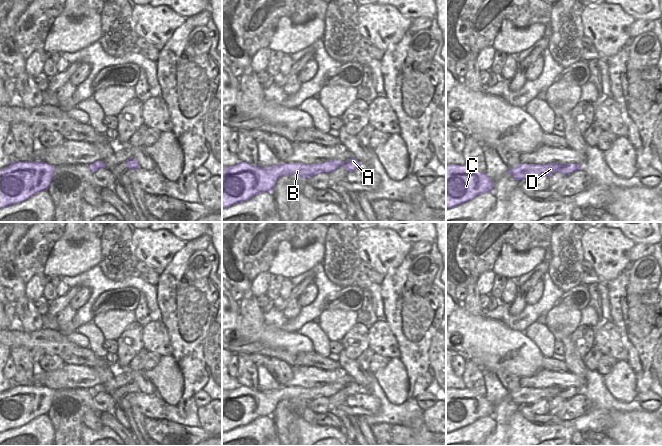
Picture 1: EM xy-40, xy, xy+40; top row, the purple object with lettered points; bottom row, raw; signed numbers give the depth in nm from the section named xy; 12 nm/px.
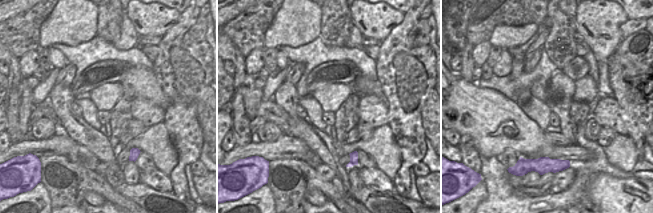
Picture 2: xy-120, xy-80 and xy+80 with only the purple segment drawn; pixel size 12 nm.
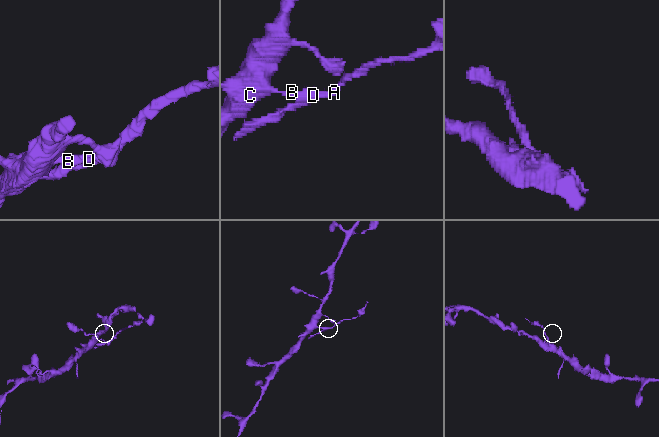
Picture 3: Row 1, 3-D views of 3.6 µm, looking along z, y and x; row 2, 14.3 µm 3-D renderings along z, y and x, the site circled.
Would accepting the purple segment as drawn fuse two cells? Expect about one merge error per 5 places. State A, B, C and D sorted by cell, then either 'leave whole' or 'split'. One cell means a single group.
groups A B D / C; split

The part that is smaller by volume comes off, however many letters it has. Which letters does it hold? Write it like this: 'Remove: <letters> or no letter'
Remove: A, B, D

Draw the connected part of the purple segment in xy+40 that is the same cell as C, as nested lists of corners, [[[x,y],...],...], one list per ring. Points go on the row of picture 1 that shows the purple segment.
[[[464,164],[446,165],[446,209],[454,208],[485,192],[492,192],[494,182],[483,172]]]

